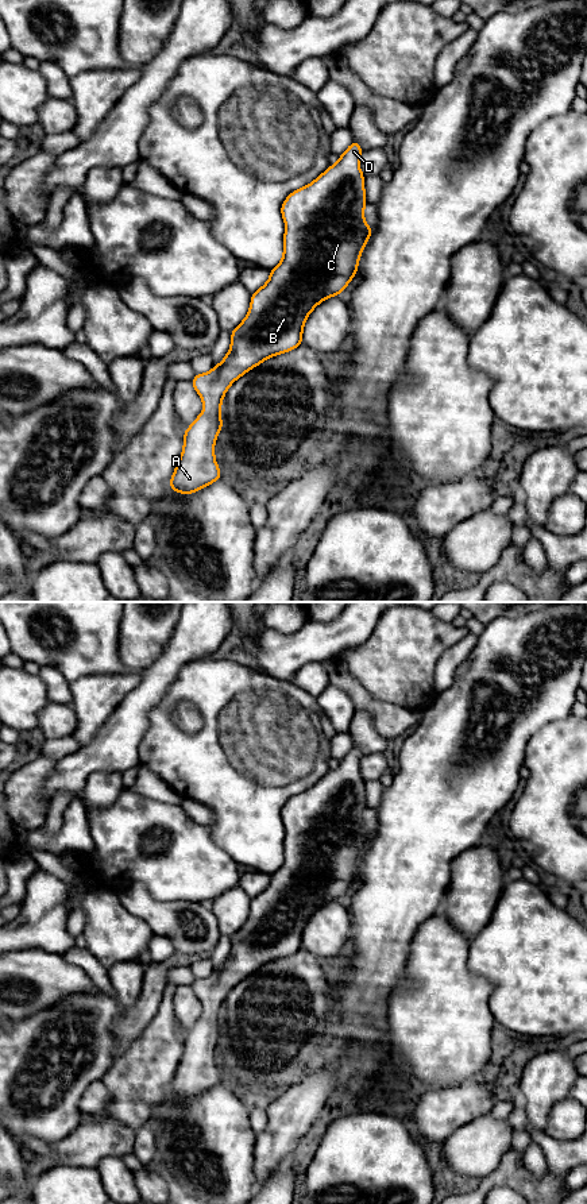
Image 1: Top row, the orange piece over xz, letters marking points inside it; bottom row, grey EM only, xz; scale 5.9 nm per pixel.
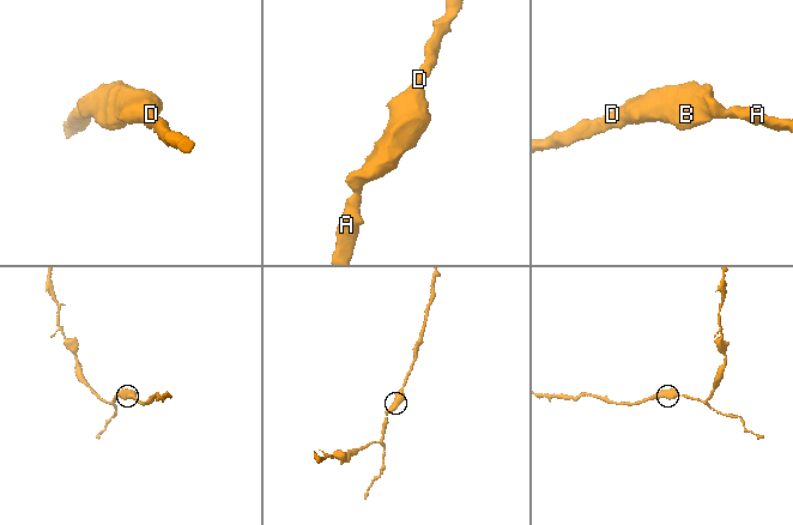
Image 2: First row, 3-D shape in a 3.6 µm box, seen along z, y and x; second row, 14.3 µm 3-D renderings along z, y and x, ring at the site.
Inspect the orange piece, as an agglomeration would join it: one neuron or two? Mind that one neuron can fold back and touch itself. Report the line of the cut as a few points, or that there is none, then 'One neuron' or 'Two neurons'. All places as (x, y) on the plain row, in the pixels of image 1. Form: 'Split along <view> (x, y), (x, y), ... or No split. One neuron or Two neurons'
No split. One neuron

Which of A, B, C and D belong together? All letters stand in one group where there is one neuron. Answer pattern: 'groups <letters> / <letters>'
groups A B C D

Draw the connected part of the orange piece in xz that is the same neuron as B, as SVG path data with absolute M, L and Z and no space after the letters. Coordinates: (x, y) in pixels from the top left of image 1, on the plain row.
M354 744L351 750L340 760L336 769L329 771L309 790L291 796L282 807L281 818L286 830L283 840L283 863L270 875L270 884L255 898L251 898L251 910L246 923L231 937L231 953L220 969L206 979L196 979L190 985L202 1004L204 1016L184 1038L184 1054L175 1070L169 1092L179 1099L192 1099L216 1087L221 1076L215 1064L215 1046L223 1034L220 1020L221 1007L228 992L251 973L263 965L289 957L302 949L304 929L310 916L324 904L339 900L358 877L358 868L372 833L364 826L364 780L359 771L363 755Z

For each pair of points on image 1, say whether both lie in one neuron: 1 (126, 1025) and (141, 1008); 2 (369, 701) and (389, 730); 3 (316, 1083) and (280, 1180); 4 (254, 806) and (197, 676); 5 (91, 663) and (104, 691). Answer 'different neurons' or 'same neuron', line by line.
1: same neuron
2: same neuron
3: different neurons
4: same neuron
5: different neurons

